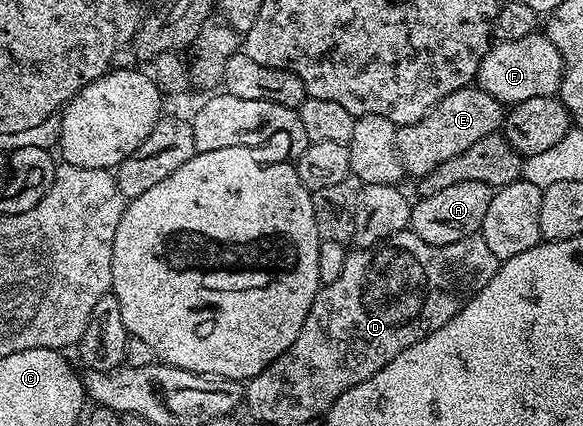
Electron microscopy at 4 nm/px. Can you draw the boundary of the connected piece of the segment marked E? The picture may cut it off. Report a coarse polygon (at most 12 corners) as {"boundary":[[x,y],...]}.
{"boundary":[[479,85],[399,128],[409,176],[438,169],[503,128],[505,104]]}

